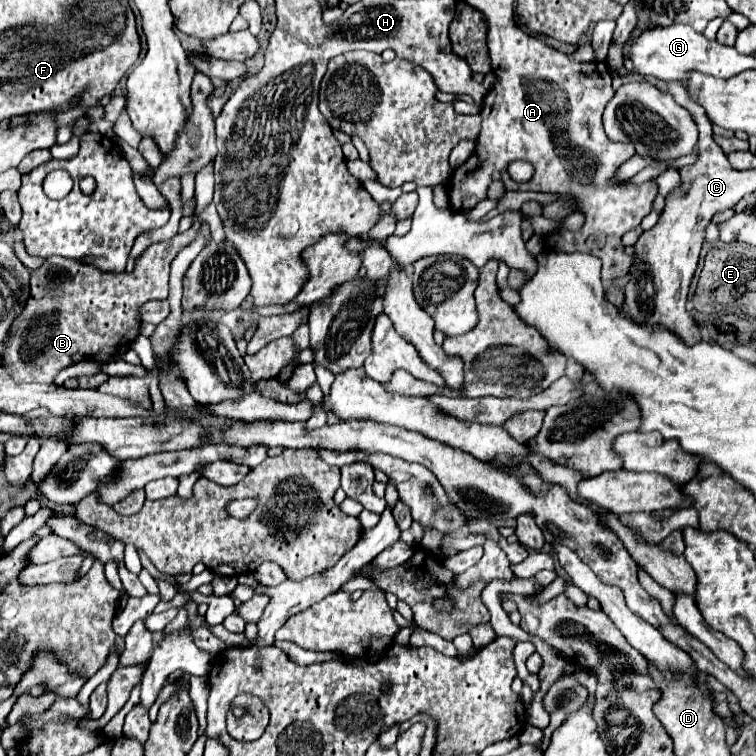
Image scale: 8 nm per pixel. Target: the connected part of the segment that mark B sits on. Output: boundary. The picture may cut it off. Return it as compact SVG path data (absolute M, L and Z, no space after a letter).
M191 212L193 226L171 240L151 244L137 260L133 272L103 272L93 264L51 256L31 272L31 294L23 312L13 320L5 340L7 355L1 366L15 382L53 384L55 376L79 362L107 364L121 358L141 332L141 306L147 300L163 300L169 294L169 264L195 240L199 218Z

